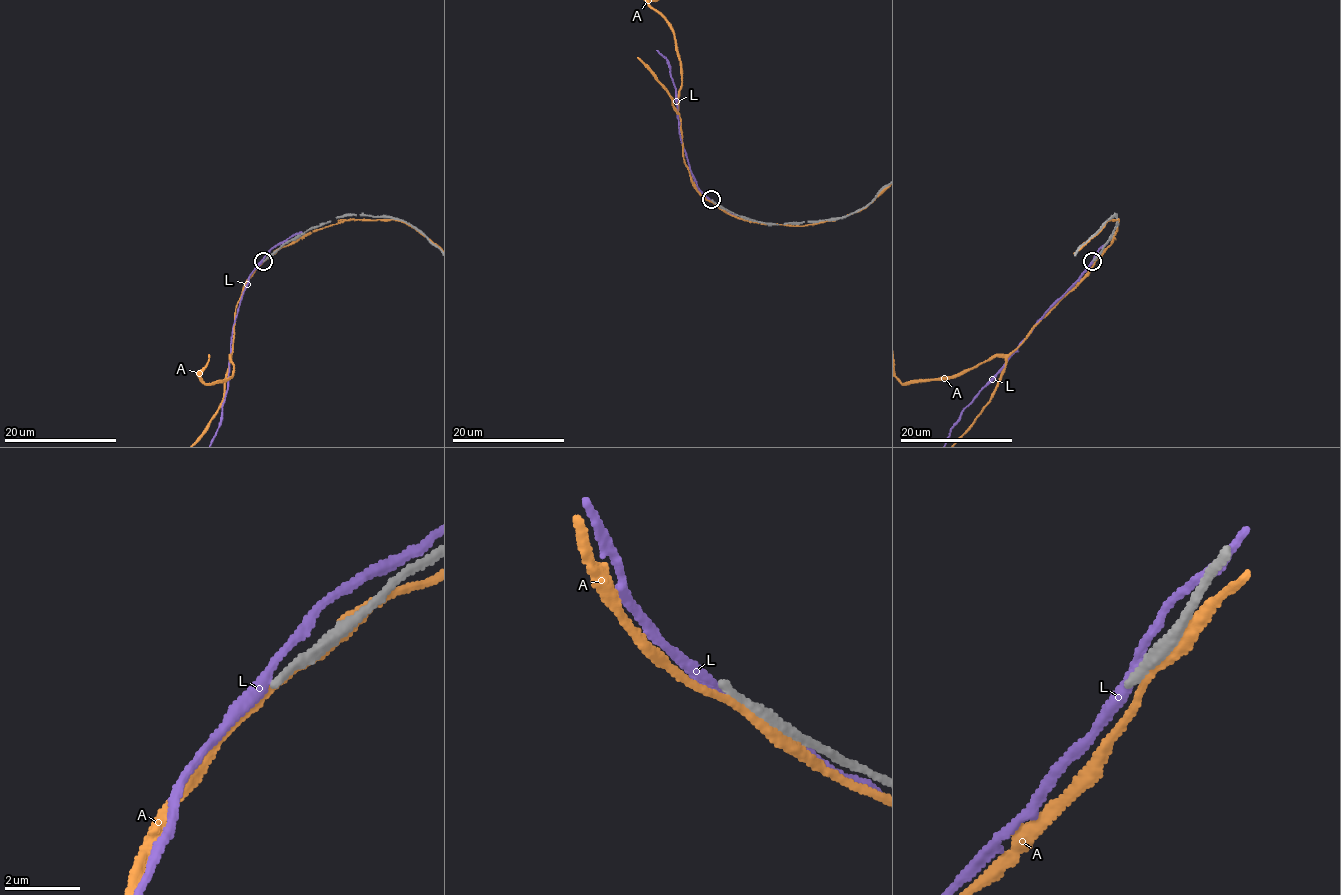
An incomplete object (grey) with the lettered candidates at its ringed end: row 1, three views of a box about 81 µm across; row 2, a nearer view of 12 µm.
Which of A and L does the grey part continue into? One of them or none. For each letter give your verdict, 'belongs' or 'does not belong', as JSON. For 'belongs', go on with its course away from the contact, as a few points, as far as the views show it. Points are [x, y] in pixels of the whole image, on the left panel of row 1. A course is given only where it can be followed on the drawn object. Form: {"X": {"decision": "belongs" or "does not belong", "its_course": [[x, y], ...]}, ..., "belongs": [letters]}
{"A": {"decision": "does not belong"}, "L": {"decision": "does not belong"}, "belongs": []}

